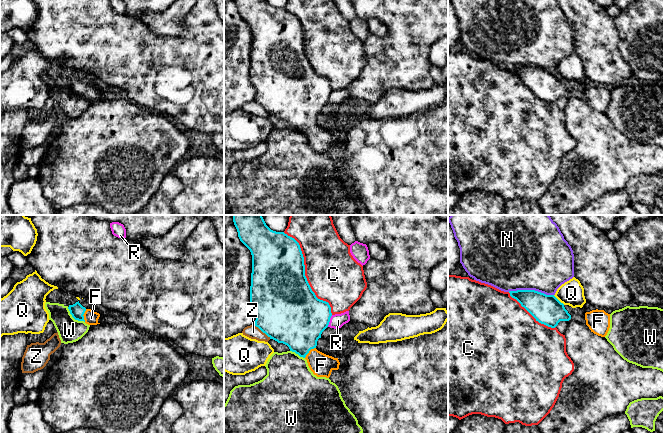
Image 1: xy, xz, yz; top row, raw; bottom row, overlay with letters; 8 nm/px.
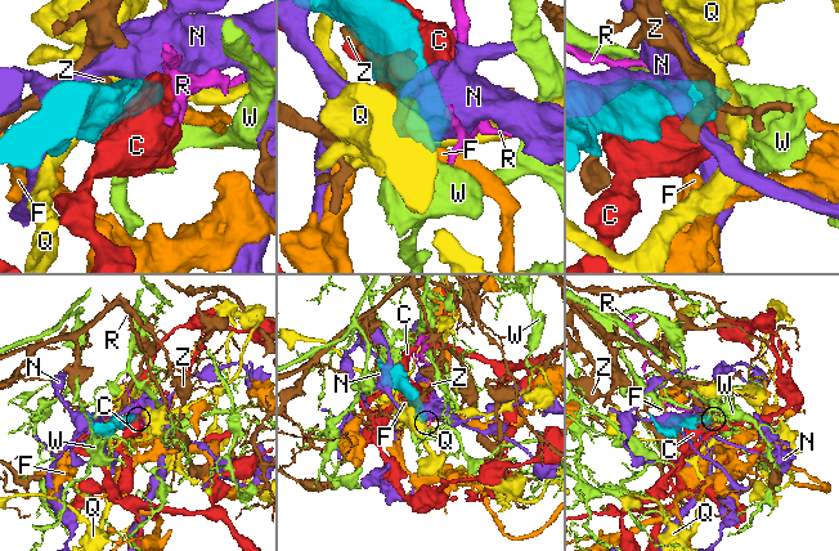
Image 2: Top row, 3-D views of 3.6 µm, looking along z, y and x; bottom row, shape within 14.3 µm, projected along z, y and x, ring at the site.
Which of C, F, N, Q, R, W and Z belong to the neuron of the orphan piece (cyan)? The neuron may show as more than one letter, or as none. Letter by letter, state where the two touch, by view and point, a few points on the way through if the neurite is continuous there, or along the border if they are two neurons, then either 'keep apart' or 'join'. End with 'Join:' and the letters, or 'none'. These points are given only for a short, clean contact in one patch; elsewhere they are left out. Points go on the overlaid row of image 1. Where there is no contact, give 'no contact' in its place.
C: meets cyan in xz at (304, 274); keep apart
F: meets cyan in xz at (309, 350); runs through xz (298, 321), (301, 338), (309, 350), (321, 365); join
N: meets cyan in yz at (531, 290); keep apart
Q: meets cyan in yz at (558, 300); keep apart
R: meets cyan in xz at (329, 321); border along xz (332, 315), (327, 326); keep apart
W: meets cyan in xy at (74, 318); border along xy (67, 307), (75, 319), (84, 322); keep apart
Z: meets cyan in xz at (262, 331); border along xz (254, 324), (270, 338); keep apart
Join: F

